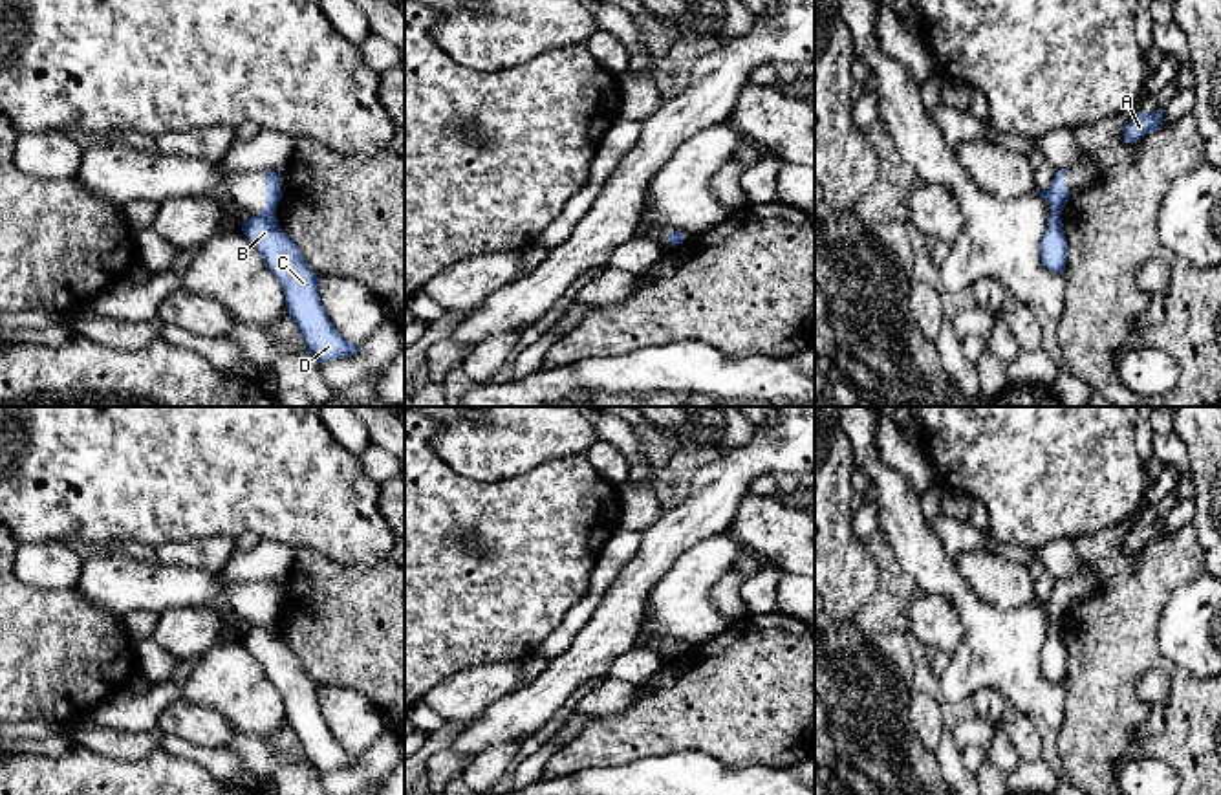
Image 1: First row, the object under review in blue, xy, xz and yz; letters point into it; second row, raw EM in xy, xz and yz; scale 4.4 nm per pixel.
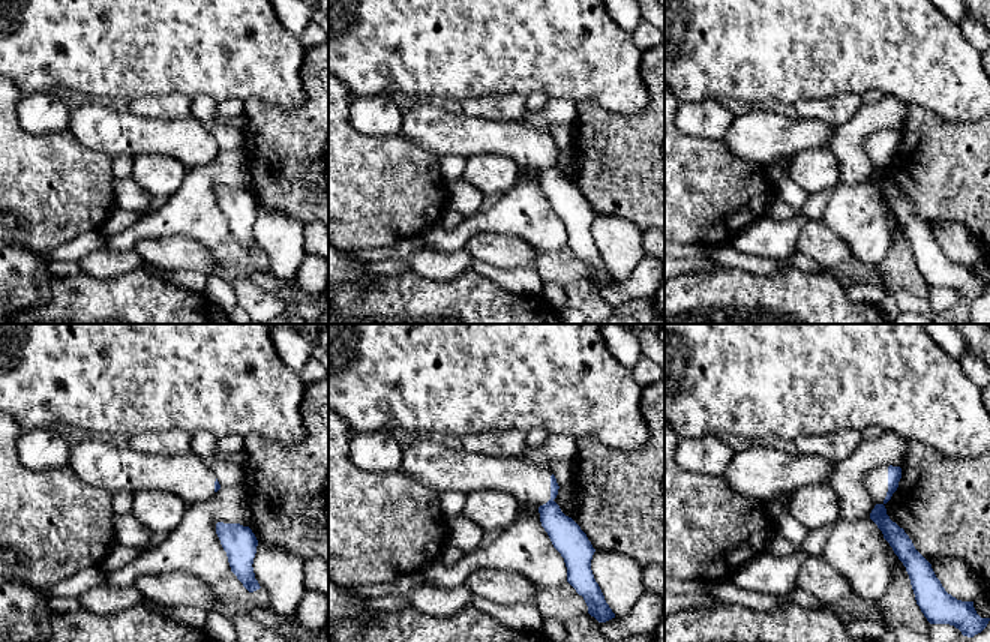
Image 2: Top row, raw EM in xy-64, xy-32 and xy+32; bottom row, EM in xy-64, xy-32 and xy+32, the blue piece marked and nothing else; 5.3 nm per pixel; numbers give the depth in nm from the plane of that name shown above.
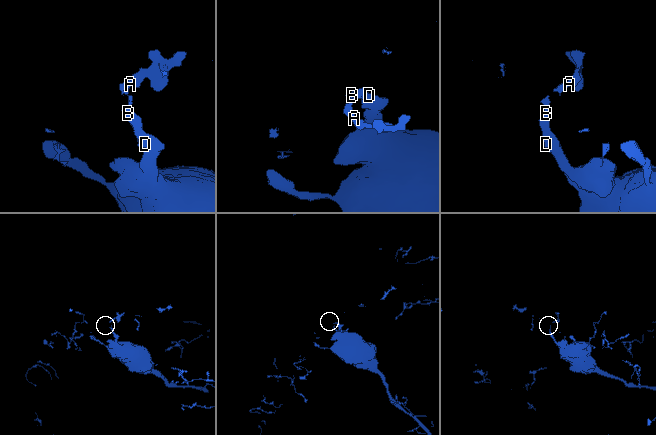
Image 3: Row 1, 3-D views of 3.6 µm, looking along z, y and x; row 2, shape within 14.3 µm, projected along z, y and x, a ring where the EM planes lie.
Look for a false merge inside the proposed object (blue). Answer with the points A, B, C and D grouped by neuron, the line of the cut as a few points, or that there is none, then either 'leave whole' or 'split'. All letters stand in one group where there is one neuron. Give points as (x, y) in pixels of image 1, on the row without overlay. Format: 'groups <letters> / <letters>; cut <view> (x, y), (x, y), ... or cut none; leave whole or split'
groups A / B C D; cut xy (273, 623), (257, 625); split

